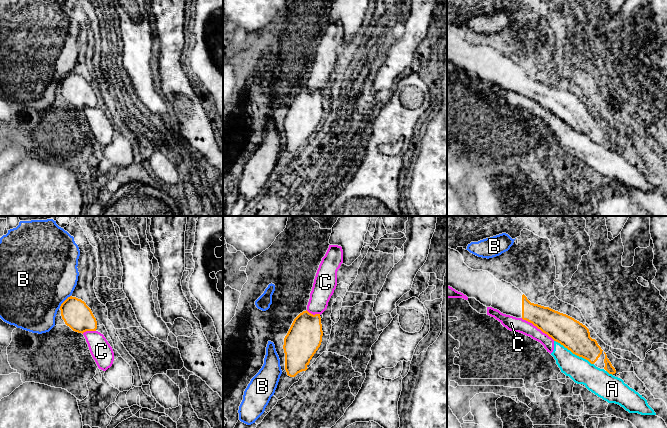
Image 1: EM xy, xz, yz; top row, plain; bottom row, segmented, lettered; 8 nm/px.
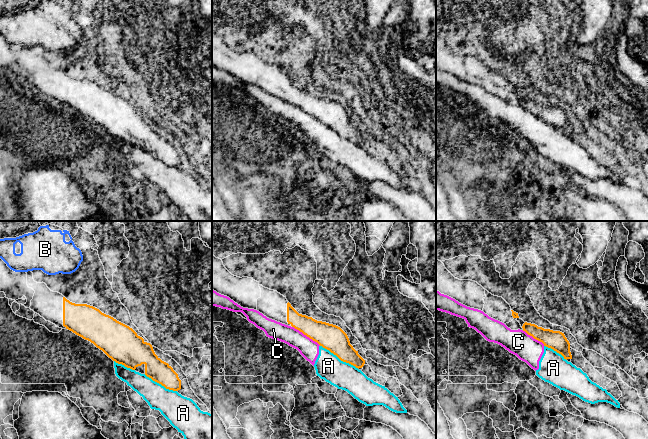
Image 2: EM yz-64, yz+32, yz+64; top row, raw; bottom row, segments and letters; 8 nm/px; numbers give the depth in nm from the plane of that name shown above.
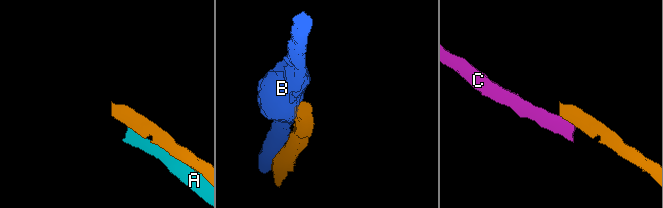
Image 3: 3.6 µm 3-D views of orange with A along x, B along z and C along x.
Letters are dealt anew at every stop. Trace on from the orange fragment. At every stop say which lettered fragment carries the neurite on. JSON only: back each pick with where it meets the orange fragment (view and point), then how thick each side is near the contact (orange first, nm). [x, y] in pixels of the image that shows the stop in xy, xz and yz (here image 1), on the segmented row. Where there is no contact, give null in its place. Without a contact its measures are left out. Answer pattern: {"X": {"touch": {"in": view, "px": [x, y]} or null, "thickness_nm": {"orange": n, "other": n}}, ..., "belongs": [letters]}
{"belongs": []}

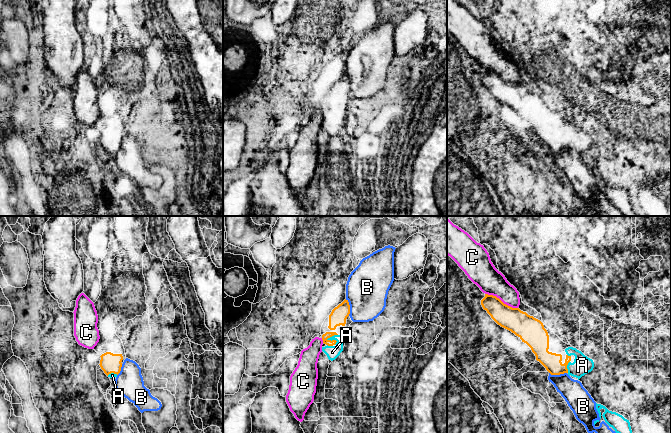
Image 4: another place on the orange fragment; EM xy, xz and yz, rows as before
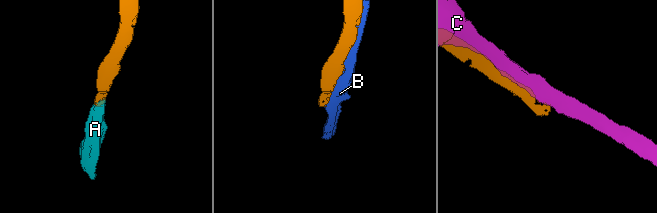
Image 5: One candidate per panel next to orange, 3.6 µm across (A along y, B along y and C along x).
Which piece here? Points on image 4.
{"A": {"touch": {"in": "xz", "px": [331, 336]}, "thickness_nm": {"orange": 50, "other": 110}}, "belongs": ["A"]}

